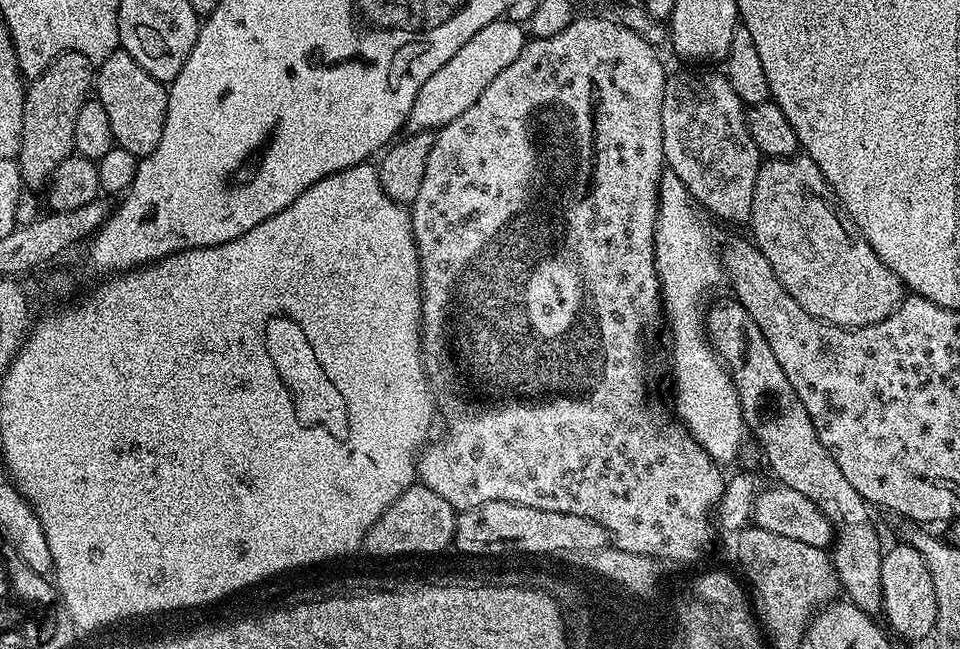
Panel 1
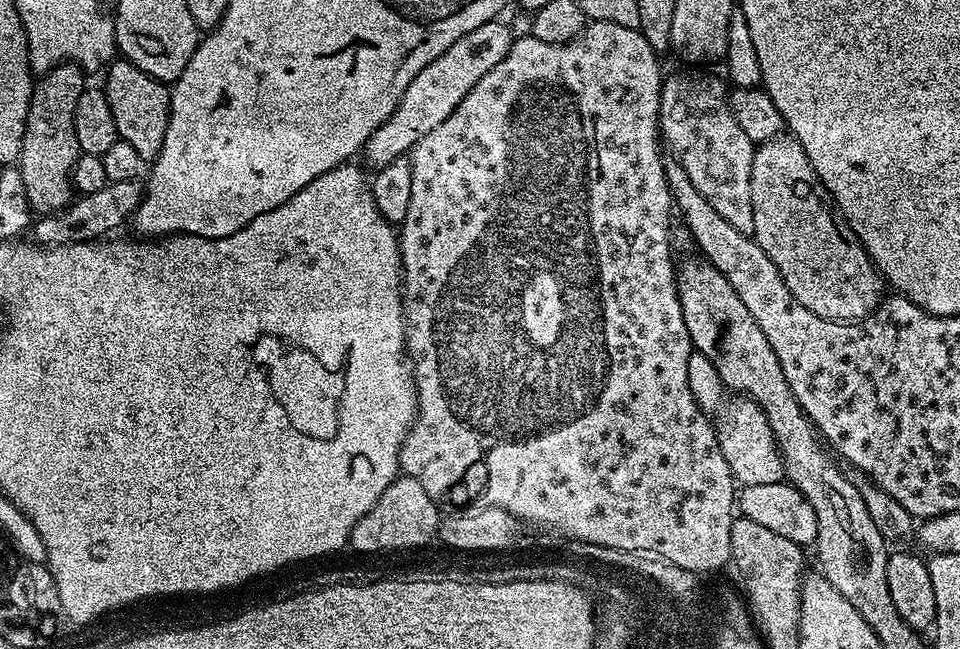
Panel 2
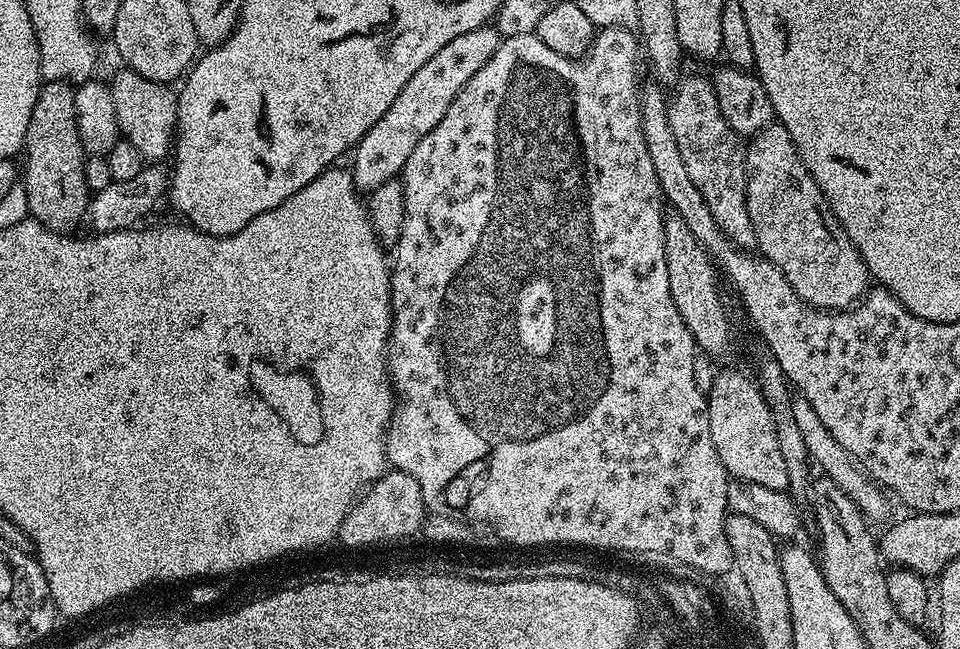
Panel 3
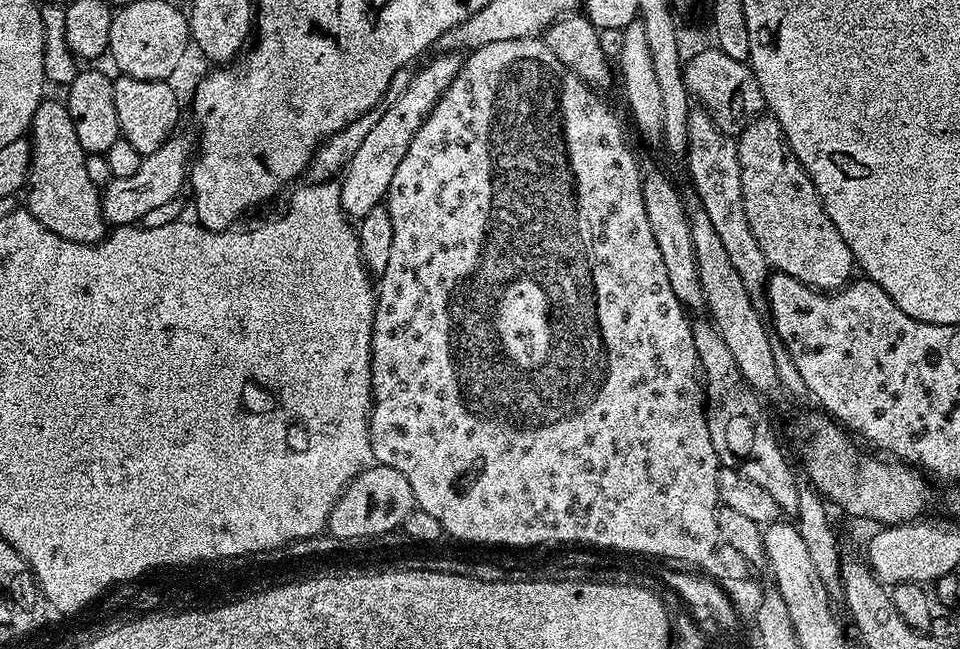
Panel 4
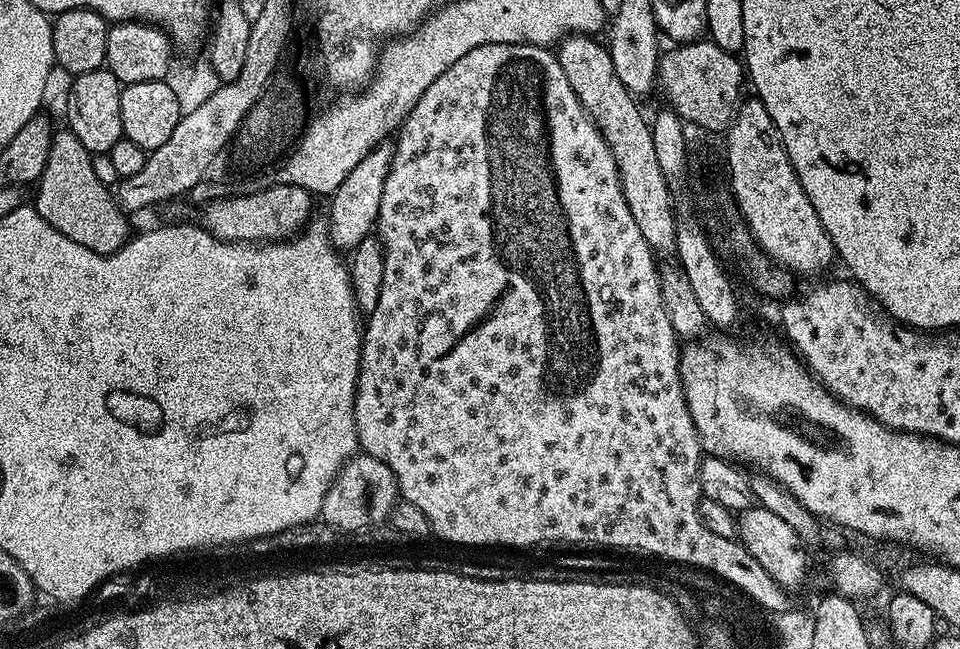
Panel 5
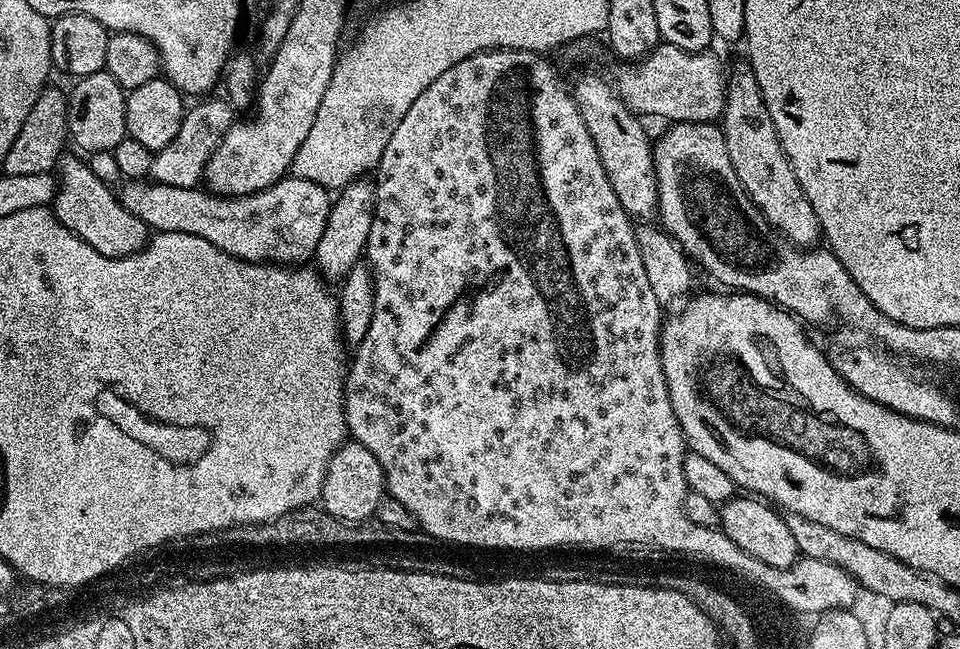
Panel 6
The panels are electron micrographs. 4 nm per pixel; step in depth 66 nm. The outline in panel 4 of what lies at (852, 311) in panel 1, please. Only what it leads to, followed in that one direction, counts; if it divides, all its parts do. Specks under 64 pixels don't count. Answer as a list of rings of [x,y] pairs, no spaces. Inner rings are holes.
[[[762,114],[736,140],[738,164],[741,166],[742,201],[750,230],[761,247],[769,265],[777,272],[785,272],[798,282],[822,292],[835,292],[849,283],[854,276],[854,261],[850,246],[842,242],[838,226],[830,222],[822,202],[814,190],[814,182],[804,173],[803,166],[790,150],[782,126],[770,114]]]

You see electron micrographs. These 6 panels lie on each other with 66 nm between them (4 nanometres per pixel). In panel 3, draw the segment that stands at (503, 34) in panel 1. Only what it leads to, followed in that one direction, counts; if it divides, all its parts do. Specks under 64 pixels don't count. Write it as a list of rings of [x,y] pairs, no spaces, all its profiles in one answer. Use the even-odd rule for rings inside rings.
[[[492,26],[475,28],[466,34],[459,33],[458,38],[446,42],[446,46],[442,46],[442,50],[438,50],[438,54],[434,54],[434,58],[430,58],[430,62],[426,62],[426,66],[422,66],[422,70],[418,70],[410,82],[406,82],[406,86],[402,86],[402,94],[390,102],[390,110],[386,110],[386,114],[382,114],[382,118],[370,126],[368,133],[354,149],[356,157],[350,163],[350,171],[352,181],[361,193],[370,194],[384,182],[395,180],[403,173],[410,154],[414,154],[414,146],[418,146],[418,142],[422,142],[422,138],[426,138],[426,134],[430,134],[430,130],[434,130],[434,126],[446,118],[446,110],[450,110],[450,102],[454,102],[458,90],[462,90],[462,86],[466,86],[466,82],[470,82],[470,78],[474,78],[474,74],[478,74],[478,70],[482,70],[490,58],[494,58],[501,39],[500,33]]]

